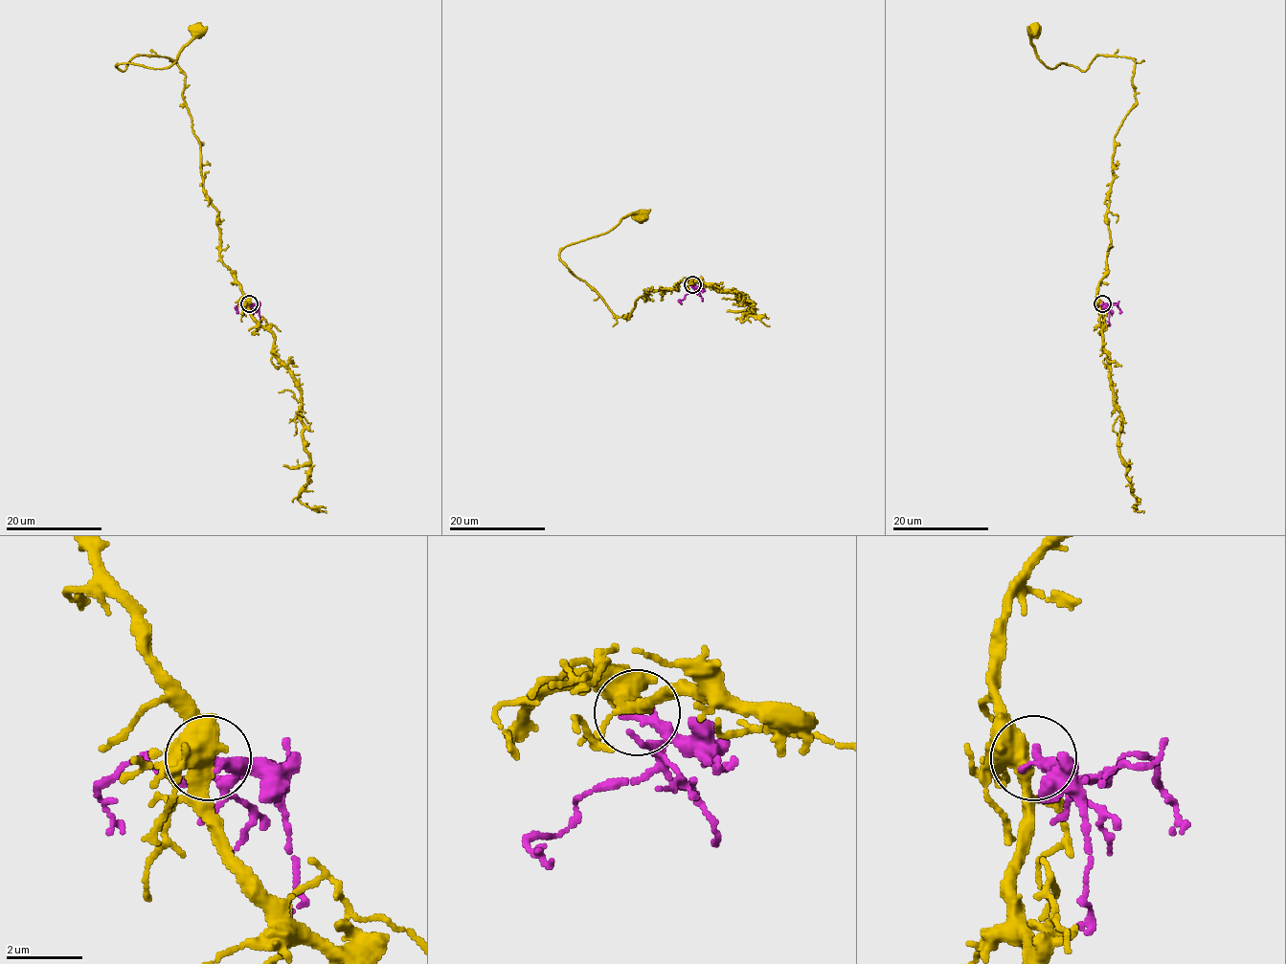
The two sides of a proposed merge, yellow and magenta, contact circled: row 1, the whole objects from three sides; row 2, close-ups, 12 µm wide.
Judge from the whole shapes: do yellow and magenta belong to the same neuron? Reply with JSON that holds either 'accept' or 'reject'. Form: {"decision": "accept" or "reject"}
{"decision": "reject"}

